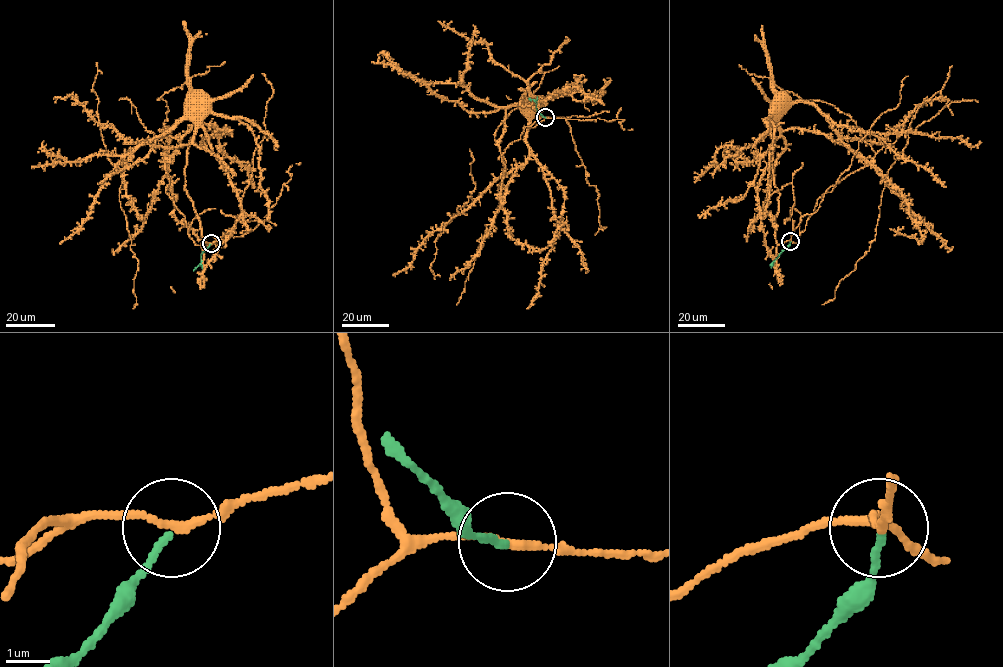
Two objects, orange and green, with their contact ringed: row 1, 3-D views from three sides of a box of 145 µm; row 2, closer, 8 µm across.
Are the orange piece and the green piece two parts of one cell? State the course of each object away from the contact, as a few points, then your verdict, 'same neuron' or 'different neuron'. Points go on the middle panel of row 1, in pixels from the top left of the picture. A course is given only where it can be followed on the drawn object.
orange via (545, 117), (539, 116), (537, 102), (531, 105), (519, 103), (522, 98), (525, 100), (532, 96), (536, 100) | green via (545, 117), (536, 108), (536, 102), (528, 98) | different neuron

